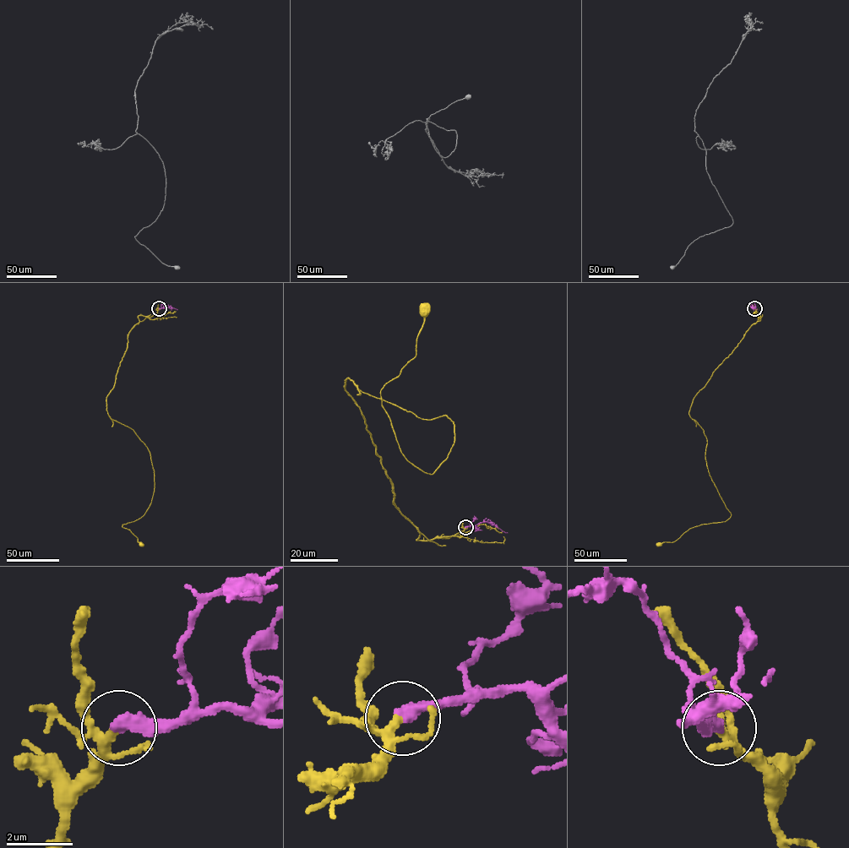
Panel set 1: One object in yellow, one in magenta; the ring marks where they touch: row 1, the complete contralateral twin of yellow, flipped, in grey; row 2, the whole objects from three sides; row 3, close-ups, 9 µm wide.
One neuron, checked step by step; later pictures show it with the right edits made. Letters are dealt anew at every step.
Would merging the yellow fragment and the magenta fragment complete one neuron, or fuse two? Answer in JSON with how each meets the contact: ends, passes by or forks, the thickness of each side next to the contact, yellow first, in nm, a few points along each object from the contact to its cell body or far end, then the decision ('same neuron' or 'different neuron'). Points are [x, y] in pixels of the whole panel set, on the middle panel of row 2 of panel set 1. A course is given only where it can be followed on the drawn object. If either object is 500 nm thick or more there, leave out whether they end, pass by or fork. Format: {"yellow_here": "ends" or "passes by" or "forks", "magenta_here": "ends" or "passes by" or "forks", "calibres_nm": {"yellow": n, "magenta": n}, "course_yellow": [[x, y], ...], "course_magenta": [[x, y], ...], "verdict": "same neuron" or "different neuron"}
{"yellow_here": "forks", "magenta_here": "ends", "calibres_nm": {"yellow": 160, "magenta": 440}, "course_yellow": [[465, 527], [416, 540], [345, 387], [448, 416], [432, 474], [380, 393], [423, 309]], "course_magenta": [[465, 527], [486, 521], [508, 533]], "verdict": "same neuron"}

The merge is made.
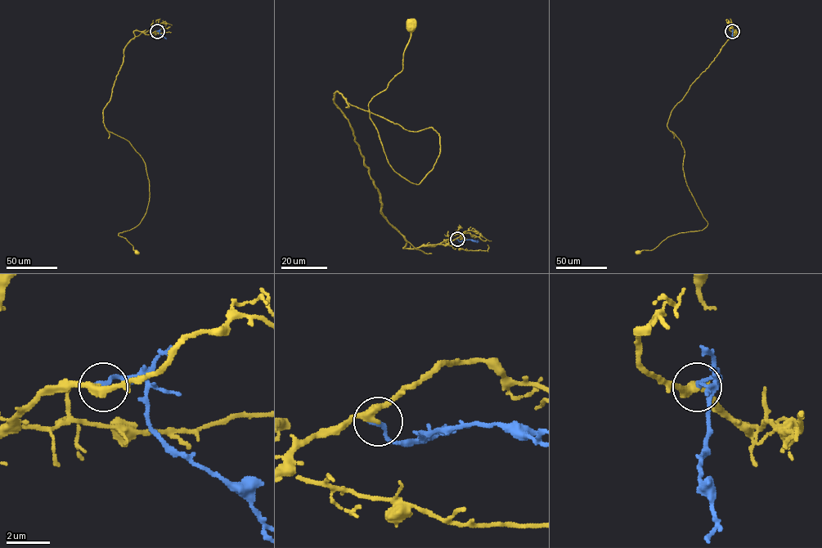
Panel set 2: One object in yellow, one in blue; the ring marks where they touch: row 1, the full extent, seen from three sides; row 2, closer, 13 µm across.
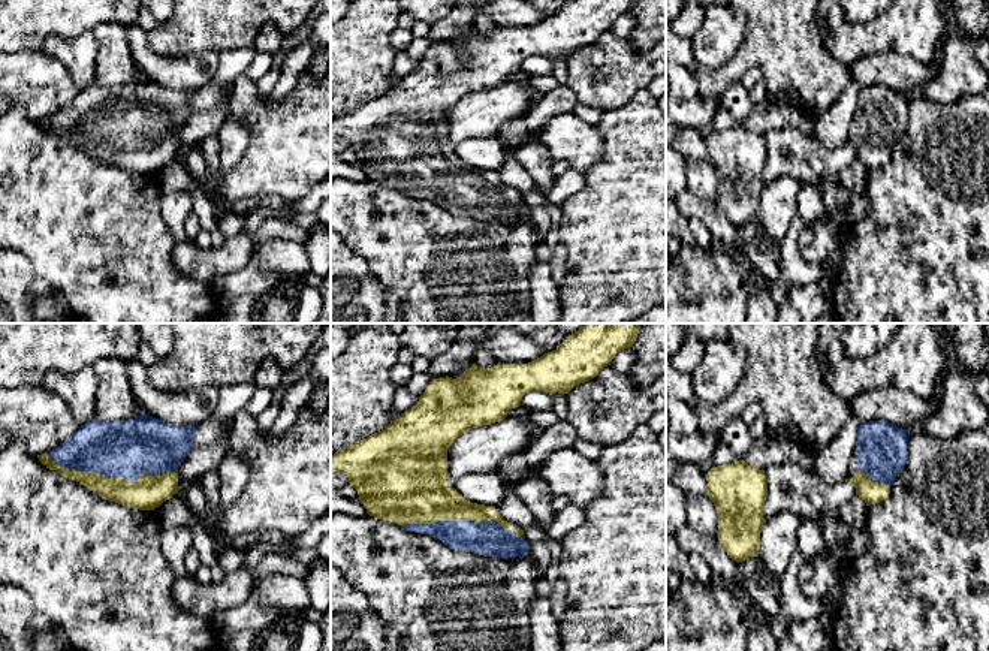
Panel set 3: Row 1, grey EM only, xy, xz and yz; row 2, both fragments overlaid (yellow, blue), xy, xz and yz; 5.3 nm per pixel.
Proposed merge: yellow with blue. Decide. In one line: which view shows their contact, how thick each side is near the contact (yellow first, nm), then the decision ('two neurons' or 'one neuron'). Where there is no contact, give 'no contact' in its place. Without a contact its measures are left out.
xz | 280/190 nm | one neuron

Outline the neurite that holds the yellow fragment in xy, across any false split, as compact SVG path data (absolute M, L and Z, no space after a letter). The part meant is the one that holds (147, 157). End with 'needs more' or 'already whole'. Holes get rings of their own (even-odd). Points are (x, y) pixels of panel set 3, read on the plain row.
M147 78L129 85L94 84L37 123L108 166L154 175L180 156L175 136L193 114L196 91L168 90Z; needs more

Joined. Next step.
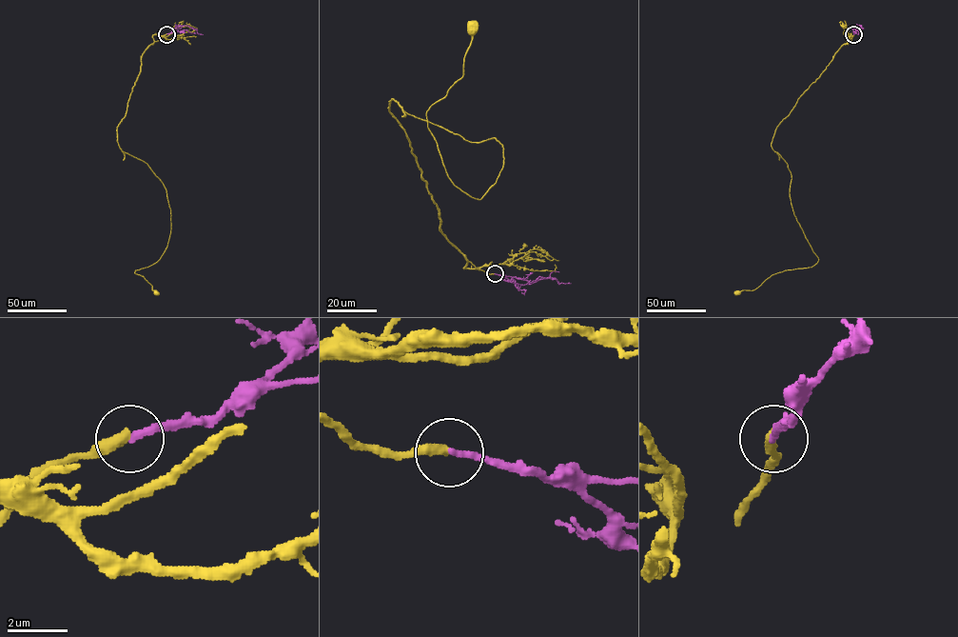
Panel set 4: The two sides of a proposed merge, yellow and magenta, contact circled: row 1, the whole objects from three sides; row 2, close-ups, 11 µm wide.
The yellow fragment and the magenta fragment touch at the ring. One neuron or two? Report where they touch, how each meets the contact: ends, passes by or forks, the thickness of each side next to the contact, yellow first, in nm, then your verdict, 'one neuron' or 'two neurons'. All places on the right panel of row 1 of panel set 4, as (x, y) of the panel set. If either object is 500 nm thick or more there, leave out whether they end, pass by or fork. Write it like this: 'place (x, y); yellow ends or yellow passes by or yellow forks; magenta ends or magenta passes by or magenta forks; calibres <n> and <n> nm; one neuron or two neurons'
place (853, 34); yellow ends; magenta ends; calibres 360 and 220 nm; one neuron

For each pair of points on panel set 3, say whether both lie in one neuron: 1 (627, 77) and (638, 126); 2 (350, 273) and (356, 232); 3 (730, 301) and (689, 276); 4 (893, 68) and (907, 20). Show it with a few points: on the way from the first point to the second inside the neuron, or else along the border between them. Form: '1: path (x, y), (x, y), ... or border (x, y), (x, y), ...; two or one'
1: border (645, 87), (623, 105), (603, 111); two
2: border (346, 243), (365, 261), (374, 277); two
3: path (720, 301), (714, 301), (699, 286); one
4: border (864, 56), (898, 51), (920, 62), (932, 62); two

